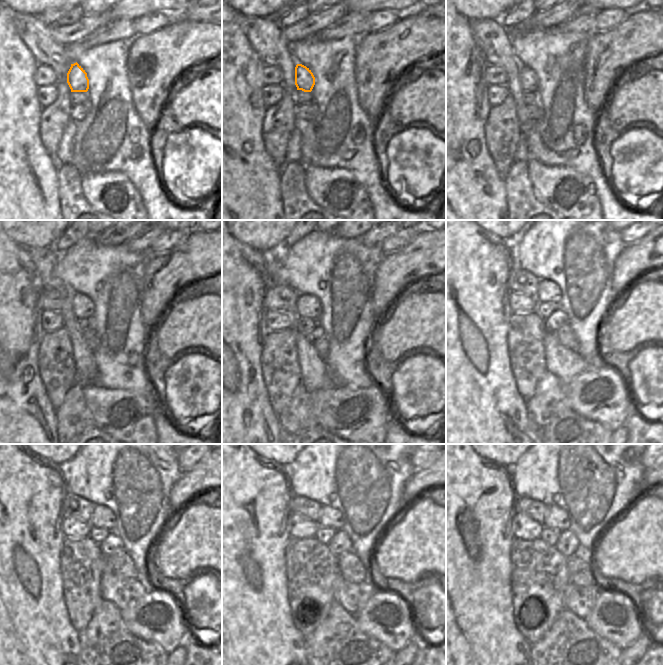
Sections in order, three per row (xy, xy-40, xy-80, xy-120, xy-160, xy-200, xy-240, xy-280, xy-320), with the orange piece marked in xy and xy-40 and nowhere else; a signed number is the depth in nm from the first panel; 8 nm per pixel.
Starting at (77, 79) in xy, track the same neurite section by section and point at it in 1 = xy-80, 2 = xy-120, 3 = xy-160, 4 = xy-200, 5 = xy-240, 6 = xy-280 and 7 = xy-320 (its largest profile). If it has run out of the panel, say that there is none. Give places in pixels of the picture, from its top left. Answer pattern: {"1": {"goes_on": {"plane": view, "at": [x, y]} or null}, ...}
{"1": {"goes_on": {"plane": "xy-80", "at": [529, 80]}}, "2": {"goes_on": {"plane": "xy-120", "at": [83, 307]}}, "3": {"goes_on": {"plane": "xy-160", "at": [307, 306]}}, "4": {"goes_on": {"plane": "xy-200", "at": [548, 293]}}, "5": {"goes_on": {"plane": "xy-240", "at": [103, 517]}}, "6": {"goes_on": {"plane": "xy-280", "at": [330, 517]}}, "7": {"goes_on": {"plane": "xy-320", "at": [557, 518]}}}

